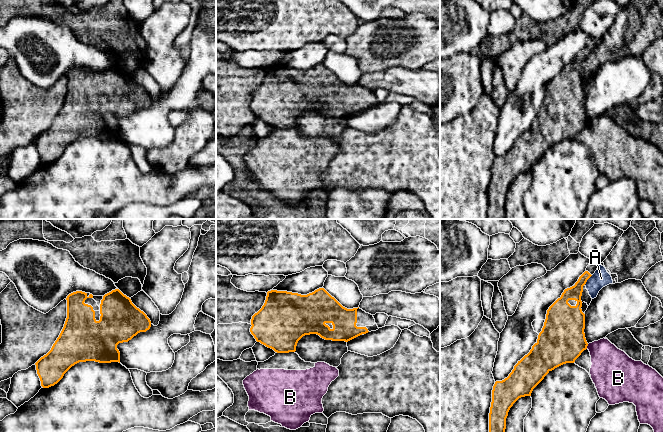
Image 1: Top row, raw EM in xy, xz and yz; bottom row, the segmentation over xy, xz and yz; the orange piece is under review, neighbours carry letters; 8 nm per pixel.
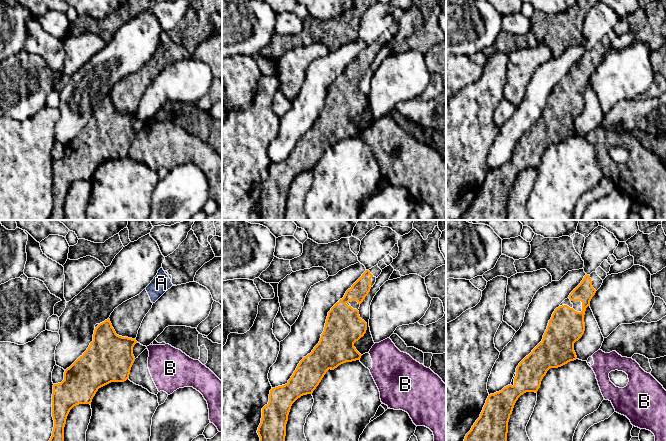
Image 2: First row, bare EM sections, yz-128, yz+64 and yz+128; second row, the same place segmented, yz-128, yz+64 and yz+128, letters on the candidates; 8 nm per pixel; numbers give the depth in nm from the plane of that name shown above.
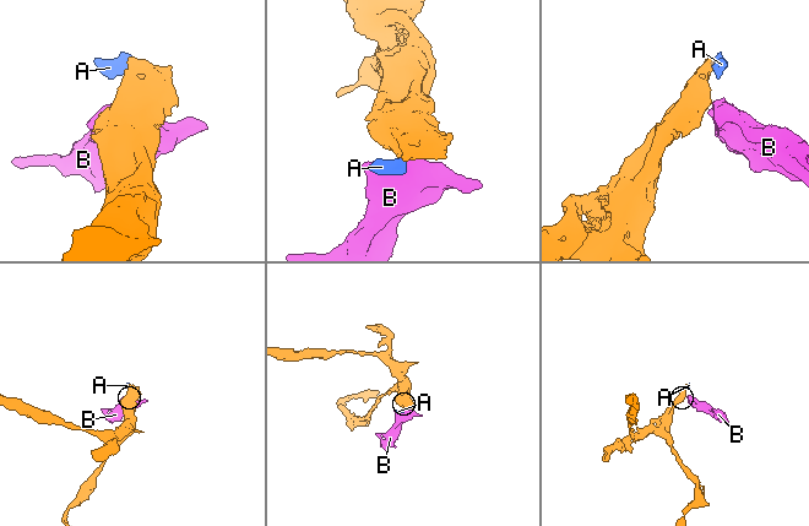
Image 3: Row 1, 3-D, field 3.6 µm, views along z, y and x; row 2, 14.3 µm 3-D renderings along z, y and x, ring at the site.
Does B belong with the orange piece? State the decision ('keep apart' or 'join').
keep apart

